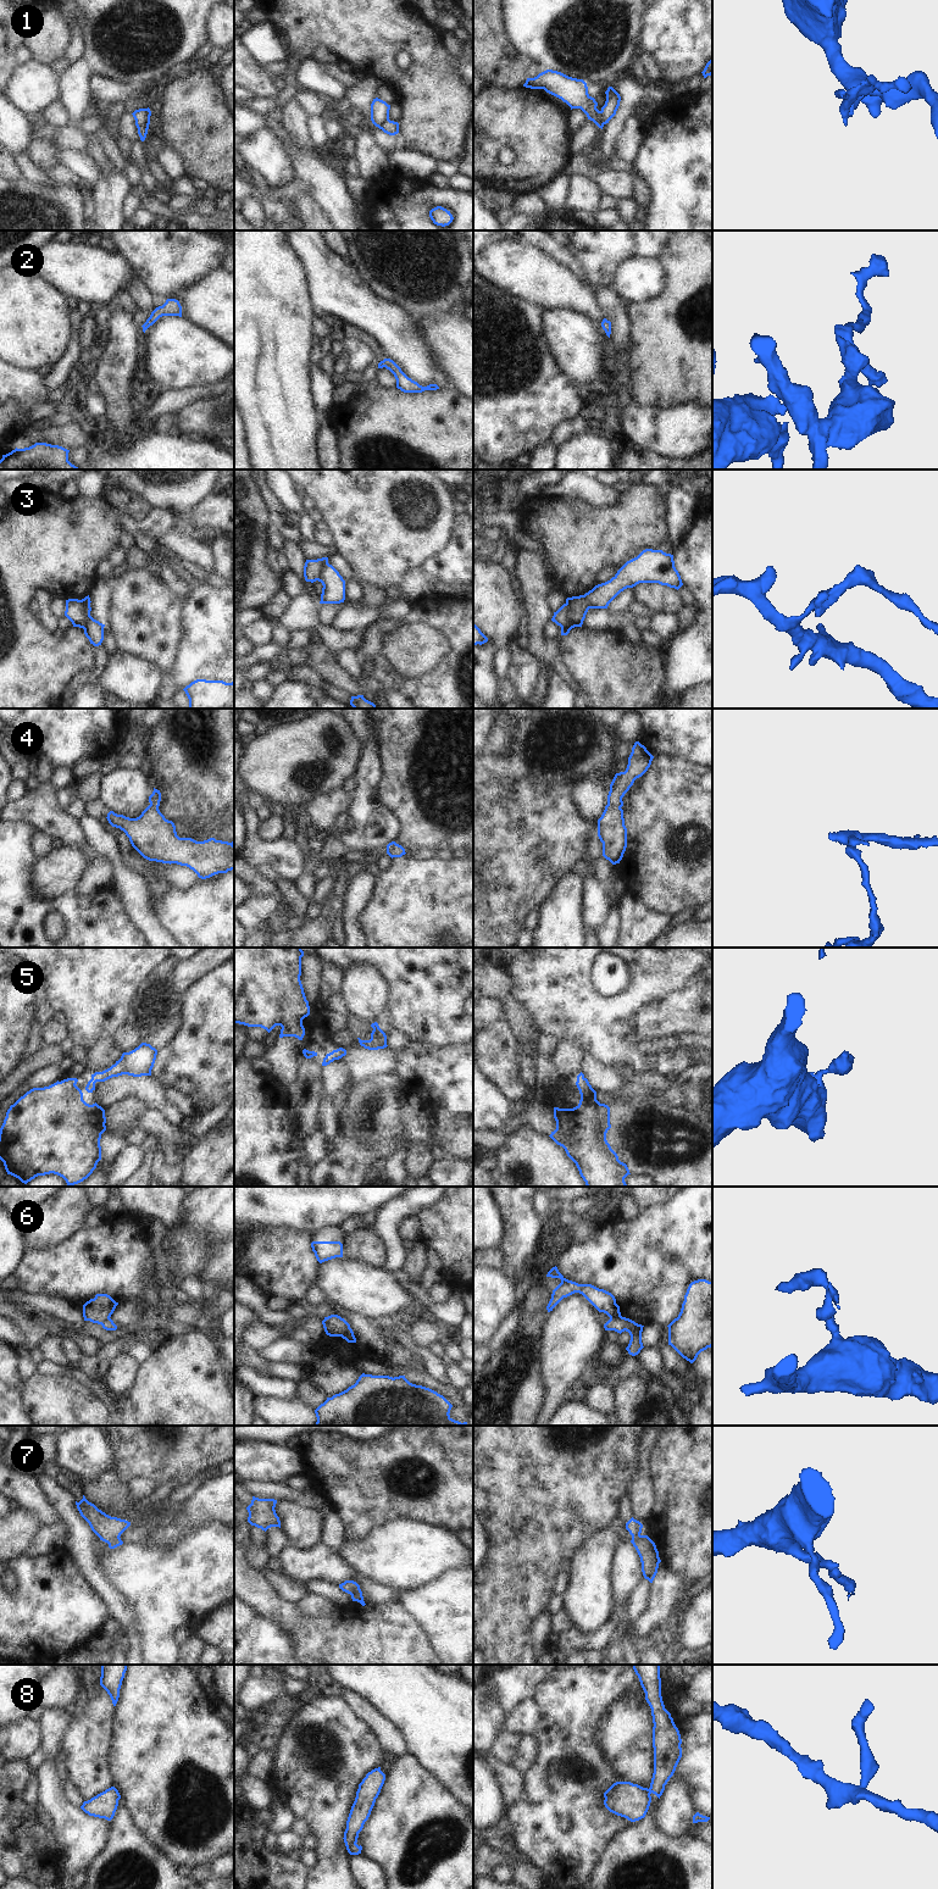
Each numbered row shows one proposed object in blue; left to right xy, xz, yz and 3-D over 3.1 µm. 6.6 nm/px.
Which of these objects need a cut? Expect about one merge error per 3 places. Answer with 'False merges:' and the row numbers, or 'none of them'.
False merges: 1, 3, 6, 8

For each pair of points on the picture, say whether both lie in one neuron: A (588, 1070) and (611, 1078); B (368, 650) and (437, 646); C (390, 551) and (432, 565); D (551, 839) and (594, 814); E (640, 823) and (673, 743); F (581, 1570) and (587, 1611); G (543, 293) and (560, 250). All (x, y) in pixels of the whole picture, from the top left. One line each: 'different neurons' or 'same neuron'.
A: same neuron
B: different neurons
C: different neurons
D: different neurons
E: different neurons
F: same neuron
G: different neurons

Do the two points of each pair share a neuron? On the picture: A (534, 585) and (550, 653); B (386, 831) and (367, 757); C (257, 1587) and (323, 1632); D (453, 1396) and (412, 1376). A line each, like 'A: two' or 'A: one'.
A: one
B: one
C: one
D: one

